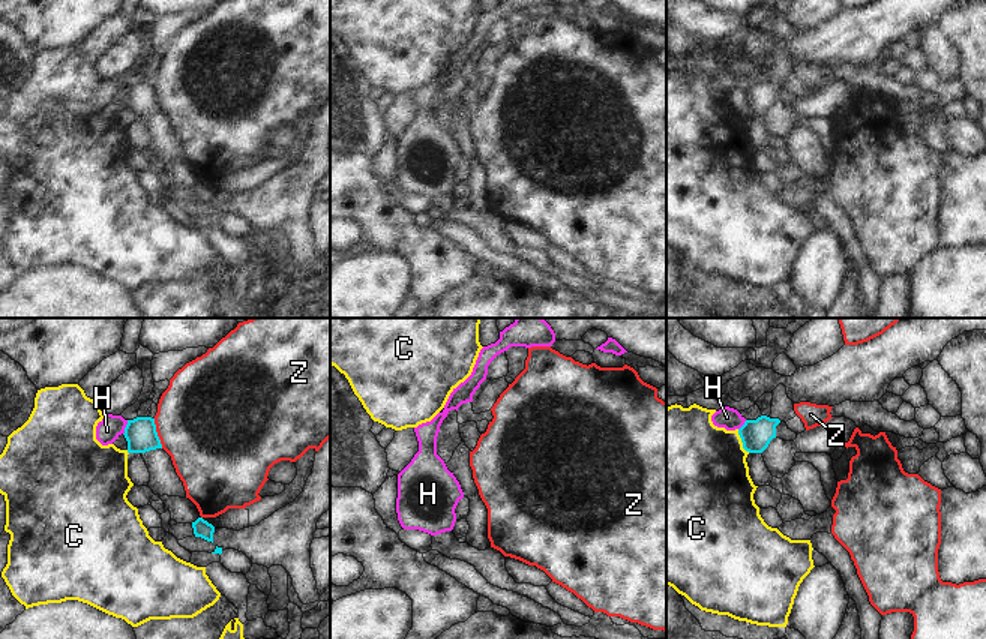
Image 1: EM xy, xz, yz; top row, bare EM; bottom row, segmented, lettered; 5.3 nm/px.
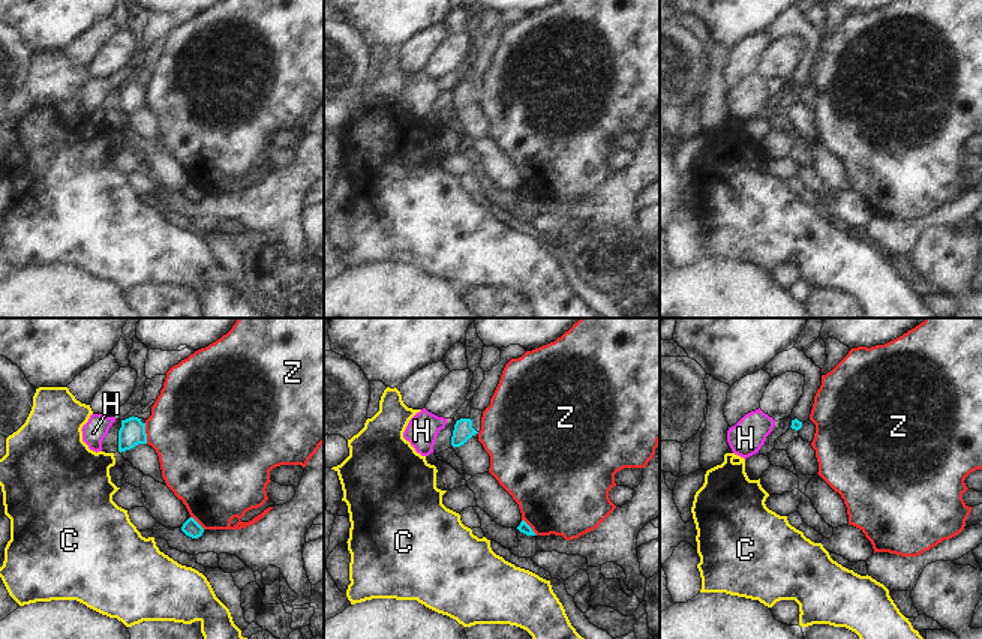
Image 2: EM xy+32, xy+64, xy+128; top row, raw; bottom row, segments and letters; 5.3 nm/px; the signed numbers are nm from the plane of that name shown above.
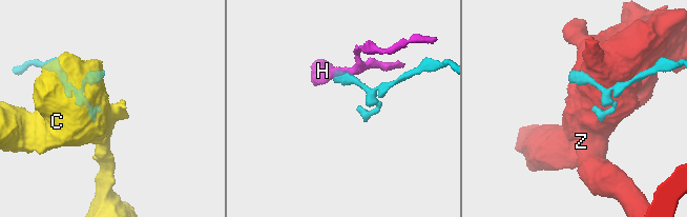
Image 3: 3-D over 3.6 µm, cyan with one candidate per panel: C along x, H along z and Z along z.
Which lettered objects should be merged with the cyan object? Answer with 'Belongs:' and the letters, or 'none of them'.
Belongs: none of them

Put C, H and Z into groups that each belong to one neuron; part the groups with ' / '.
C / H / Z

